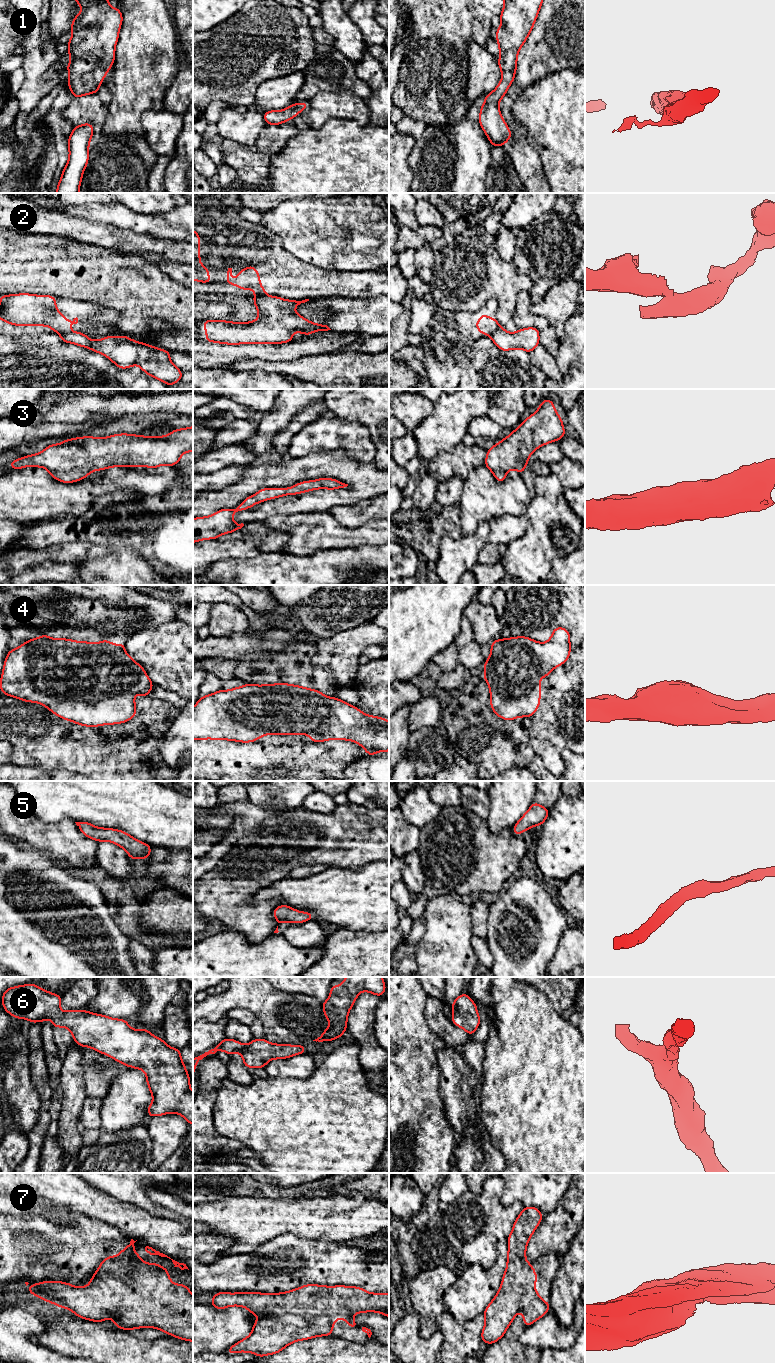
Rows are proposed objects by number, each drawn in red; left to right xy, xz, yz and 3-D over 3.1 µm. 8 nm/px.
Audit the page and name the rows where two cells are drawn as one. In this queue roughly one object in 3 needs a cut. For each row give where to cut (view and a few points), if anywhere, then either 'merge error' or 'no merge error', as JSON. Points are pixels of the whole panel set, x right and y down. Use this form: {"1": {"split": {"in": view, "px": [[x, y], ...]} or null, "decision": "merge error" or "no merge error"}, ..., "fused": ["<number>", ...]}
{"1": {"split": null, "decision": "no merge error"}, "2": {"split": {"in": "xz", "px": [[265, 294], [254, 298]]}, "decision": "merge error"}, "3": {"split": null, "decision": "no merge error"}, "4": {"split": null, "decision": "no merge error"}, "5": {"split": null, "decision": "no merge error"}, "6": {"split": null, "decision": "no merge error"}, "7": {"split": null, "decision": "no merge error"}, "fused": ["2"]}

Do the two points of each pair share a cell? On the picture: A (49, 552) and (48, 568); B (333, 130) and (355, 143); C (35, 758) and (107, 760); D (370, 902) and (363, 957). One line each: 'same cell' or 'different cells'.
A: different cells
B: same cell
C: same cell
D: different cells

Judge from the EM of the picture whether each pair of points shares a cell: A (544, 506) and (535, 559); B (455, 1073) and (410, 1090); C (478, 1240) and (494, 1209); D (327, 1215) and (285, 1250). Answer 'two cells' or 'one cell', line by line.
A: one cell
B: two cells
C: one cell
D: two cells

